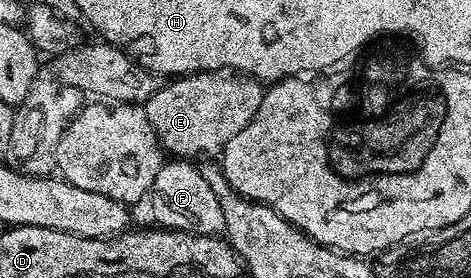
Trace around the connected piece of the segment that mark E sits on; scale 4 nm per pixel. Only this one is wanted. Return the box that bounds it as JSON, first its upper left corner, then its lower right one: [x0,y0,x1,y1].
[142,71,265,159]

